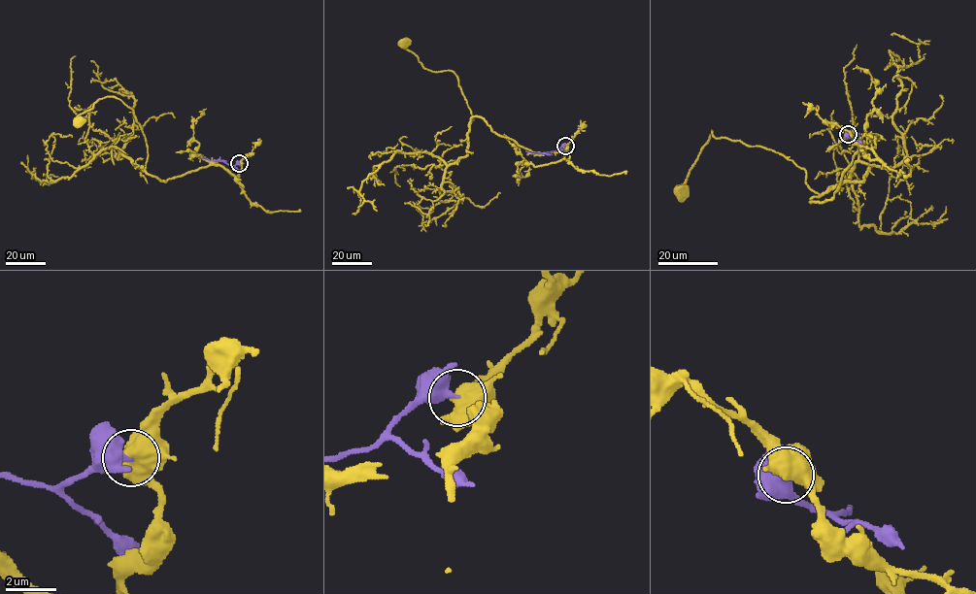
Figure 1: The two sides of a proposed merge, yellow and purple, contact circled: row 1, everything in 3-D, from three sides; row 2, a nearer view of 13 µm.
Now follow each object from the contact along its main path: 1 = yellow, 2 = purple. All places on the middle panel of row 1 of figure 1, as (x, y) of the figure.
1: (565, 146), (567, 160), (558, 151), (532, 152), (480, 117), (469, 123), (456, 76), (425, 68), (404, 42)
2: (565, 146), (548, 152), (525, 150)

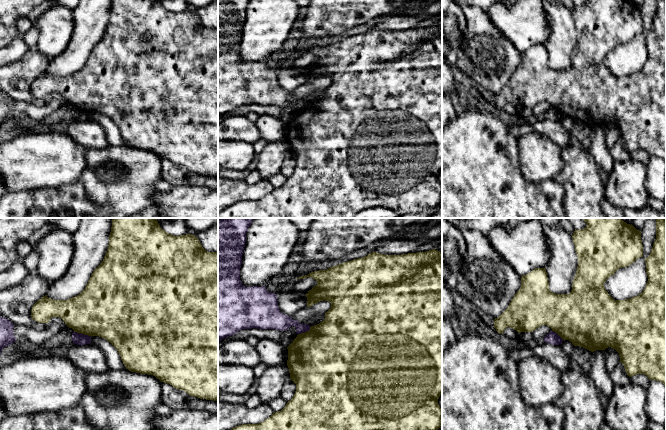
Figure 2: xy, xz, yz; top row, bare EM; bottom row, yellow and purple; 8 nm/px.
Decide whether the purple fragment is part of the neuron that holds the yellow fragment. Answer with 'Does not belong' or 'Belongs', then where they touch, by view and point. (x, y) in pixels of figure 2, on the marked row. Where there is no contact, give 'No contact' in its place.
Does not belong. Touches yellow at xy (83, 333)

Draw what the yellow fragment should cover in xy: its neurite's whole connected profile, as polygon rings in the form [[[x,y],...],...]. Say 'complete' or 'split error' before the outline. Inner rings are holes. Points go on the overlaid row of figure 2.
complete; [[[112,218],[109,245],[101,264],[92,273],[85,289],[67,300],[54,300],[47,295],[31,309],[31,317],[39,323],[48,323],[52,317],[61,318],[74,330],[88,336],[99,336],[109,341],[118,351],[126,369],[140,374],[153,375],[161,382],[183,390],[190,396],[218,401],[218,251],[207,252],[199,239],[192,234],[175,236],[163,230],[156,218]]]

